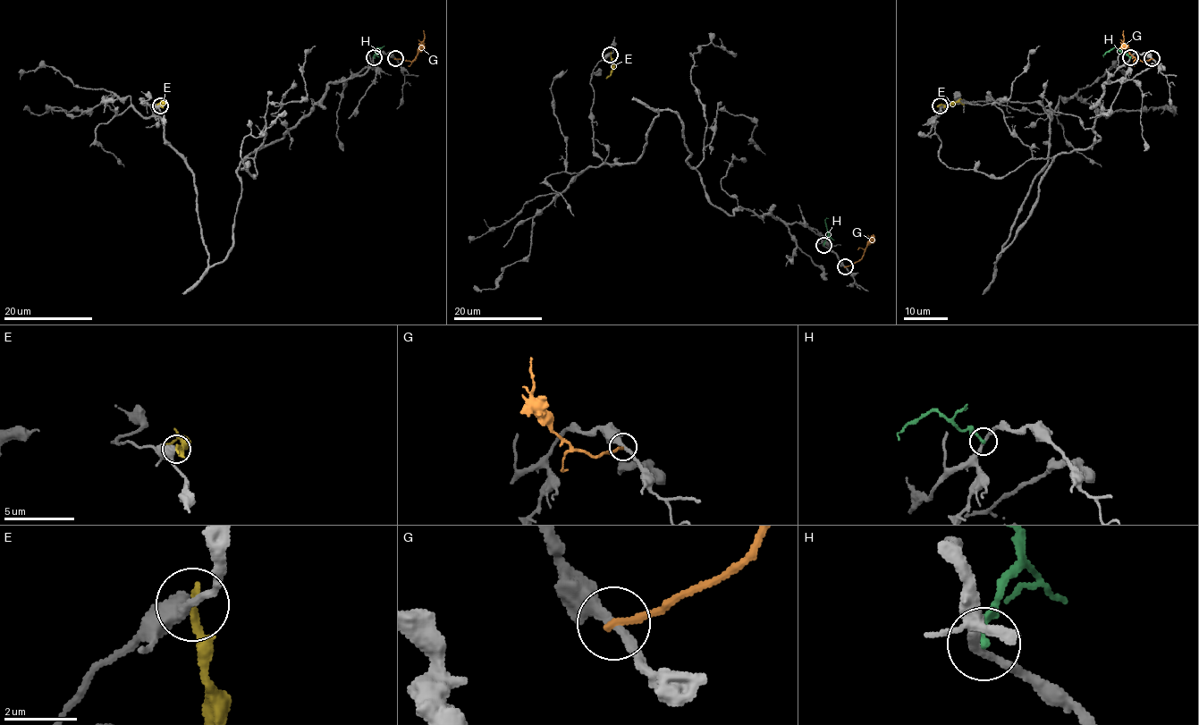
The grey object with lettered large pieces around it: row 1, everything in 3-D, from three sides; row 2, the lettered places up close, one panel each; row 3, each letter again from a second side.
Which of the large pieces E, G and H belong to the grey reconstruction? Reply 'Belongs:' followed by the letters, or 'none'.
Belongs: none

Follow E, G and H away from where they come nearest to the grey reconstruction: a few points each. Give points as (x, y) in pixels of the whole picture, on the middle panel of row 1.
E: (610, 54), (612, 70), (605, 78)
G: (845, 266), (861, 258), (873, 238)
H: (824, 245), (827, 234), (825, 219), (829, 218)

